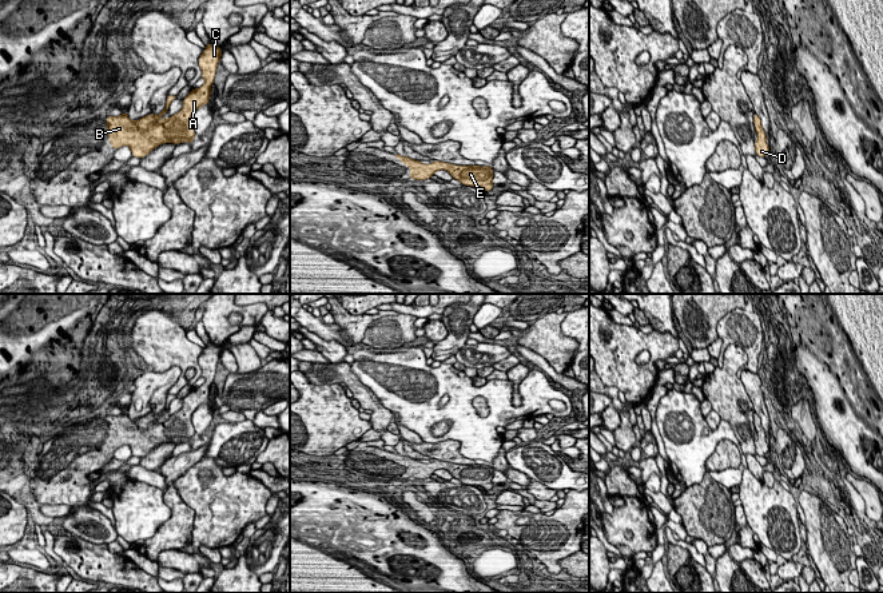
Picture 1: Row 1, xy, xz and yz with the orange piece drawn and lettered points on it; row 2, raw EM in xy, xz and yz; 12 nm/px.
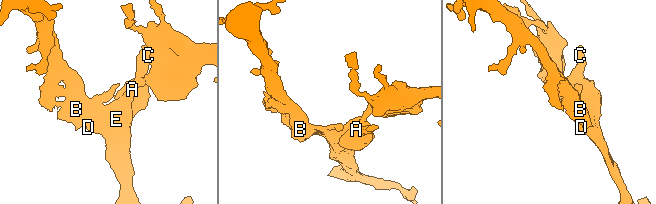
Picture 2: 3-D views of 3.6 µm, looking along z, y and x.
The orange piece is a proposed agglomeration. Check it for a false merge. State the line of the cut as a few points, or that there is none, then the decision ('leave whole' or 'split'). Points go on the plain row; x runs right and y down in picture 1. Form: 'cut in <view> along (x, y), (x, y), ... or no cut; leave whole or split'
no cut; leave whole

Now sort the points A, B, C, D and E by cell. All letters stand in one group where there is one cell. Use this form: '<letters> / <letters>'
A B C D E

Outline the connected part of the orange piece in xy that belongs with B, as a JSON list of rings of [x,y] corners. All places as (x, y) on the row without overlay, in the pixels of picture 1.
[[[211,342],[206,345],[199,357],[202,378],[206,381],[183,398],[183,406],[178,413],[166,417],[163,421],[160,419],[167,413],[171,401],[176,398],[176,395],[168,394],[166,407],[159,414],[150,413],[135,421],[128,417],[128,413],[107,415],[110,443],[115,449],[128,445],[132,454],[142,458],[164,442],[171,441],[175,445],[182,441],[191,442],[195,438],[192,414],[210,401],[211,385],[222,353],[220,346]]]

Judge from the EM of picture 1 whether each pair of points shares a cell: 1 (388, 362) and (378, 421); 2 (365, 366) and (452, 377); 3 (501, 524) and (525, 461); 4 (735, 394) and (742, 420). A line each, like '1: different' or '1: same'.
1: different
2: same
3: different
4: same

